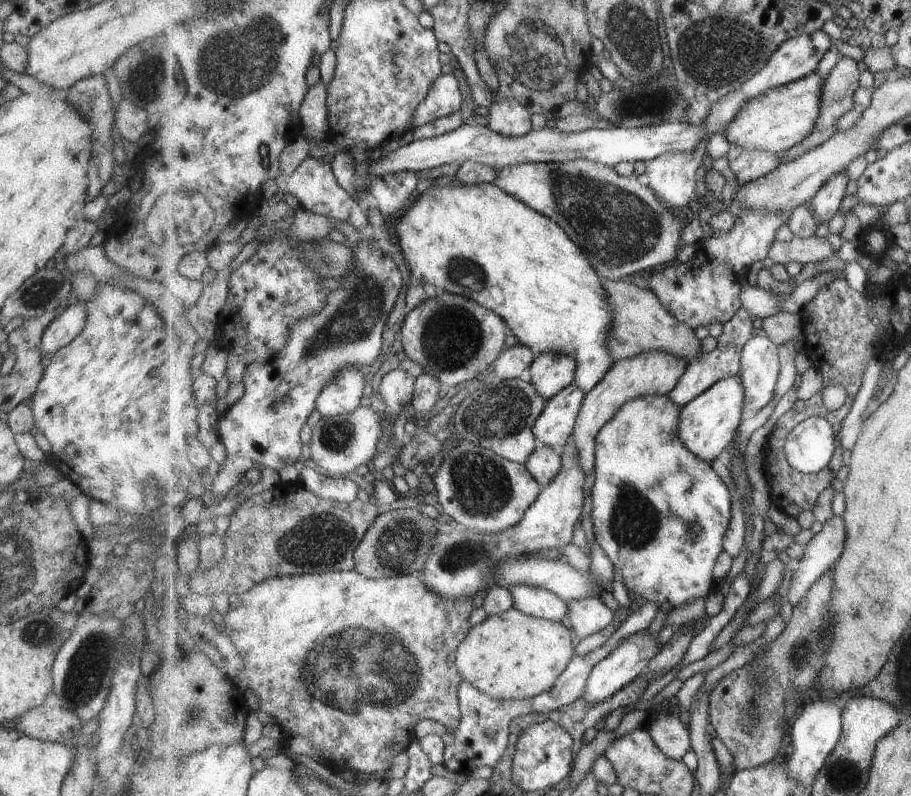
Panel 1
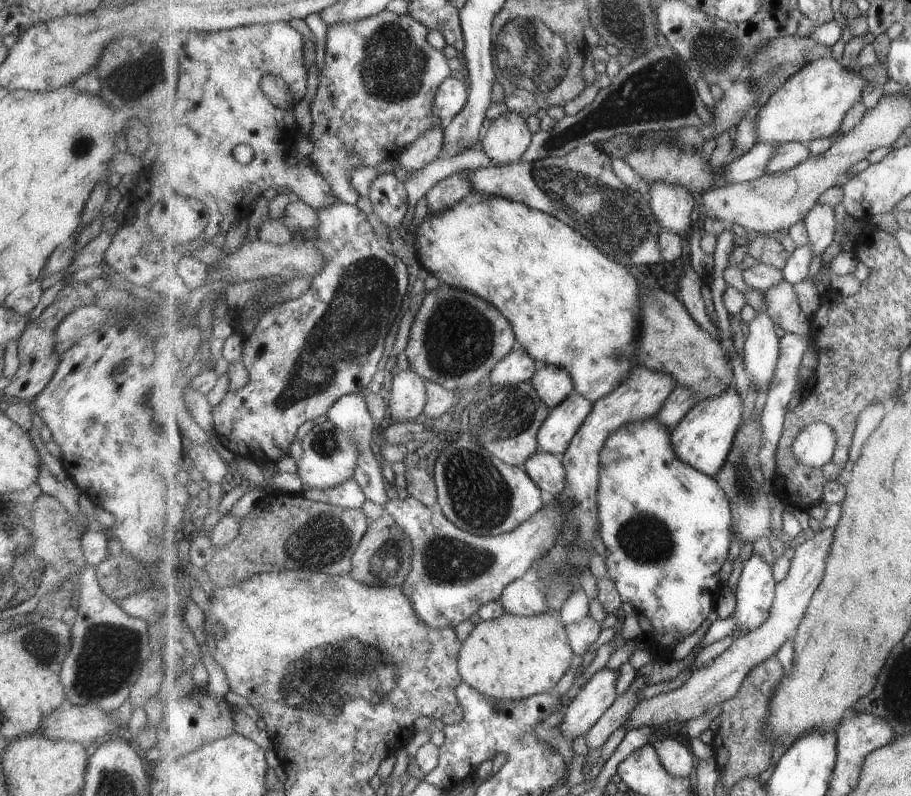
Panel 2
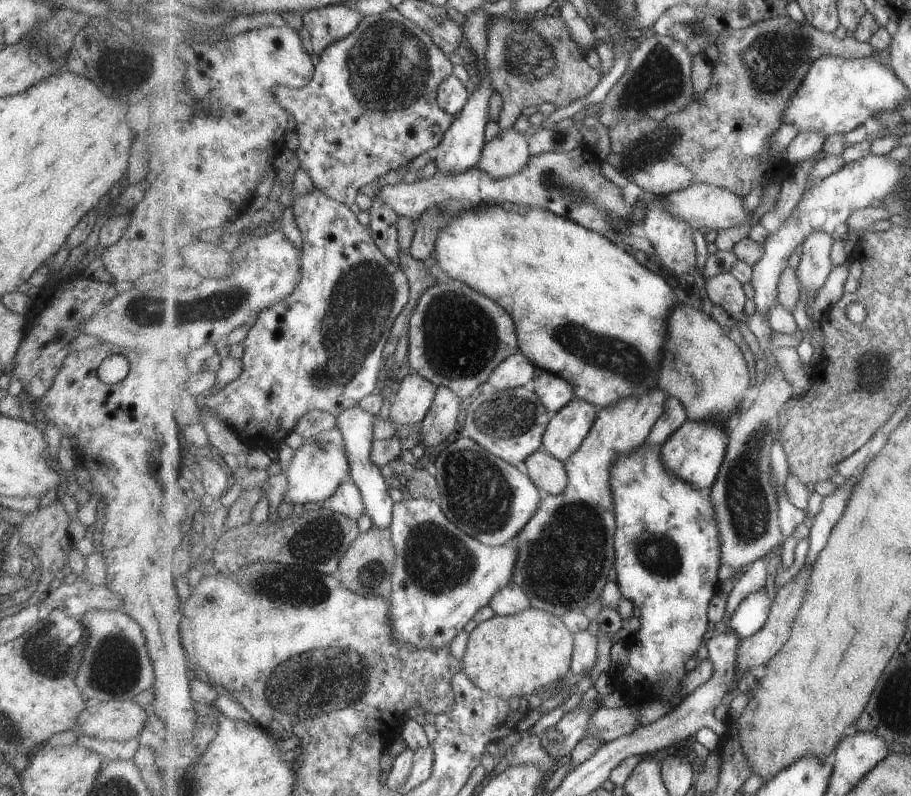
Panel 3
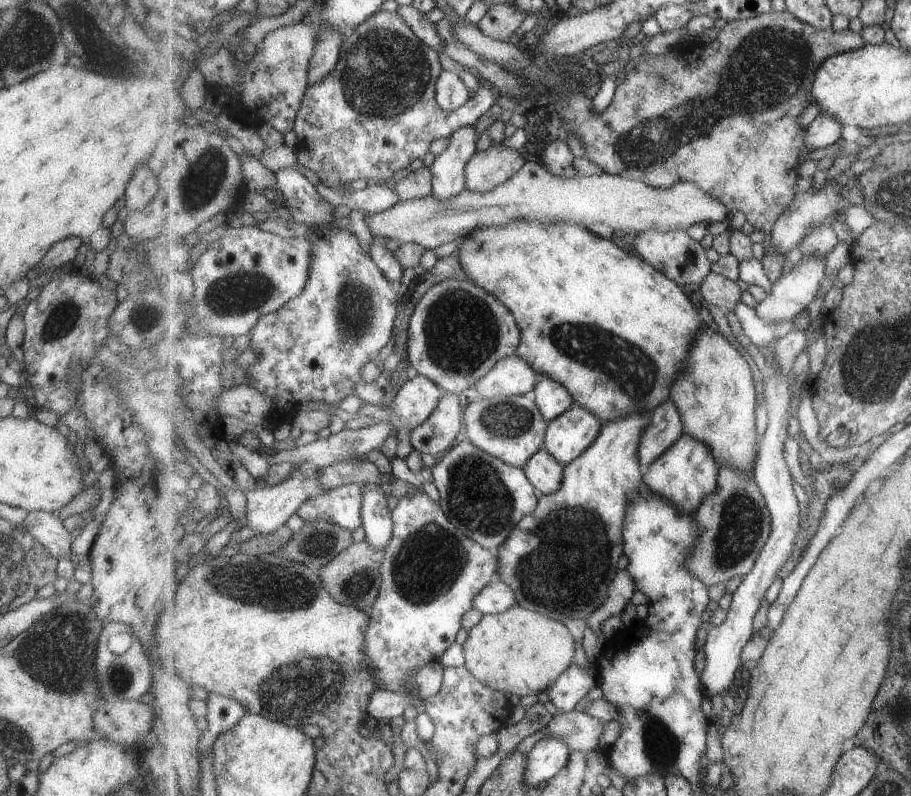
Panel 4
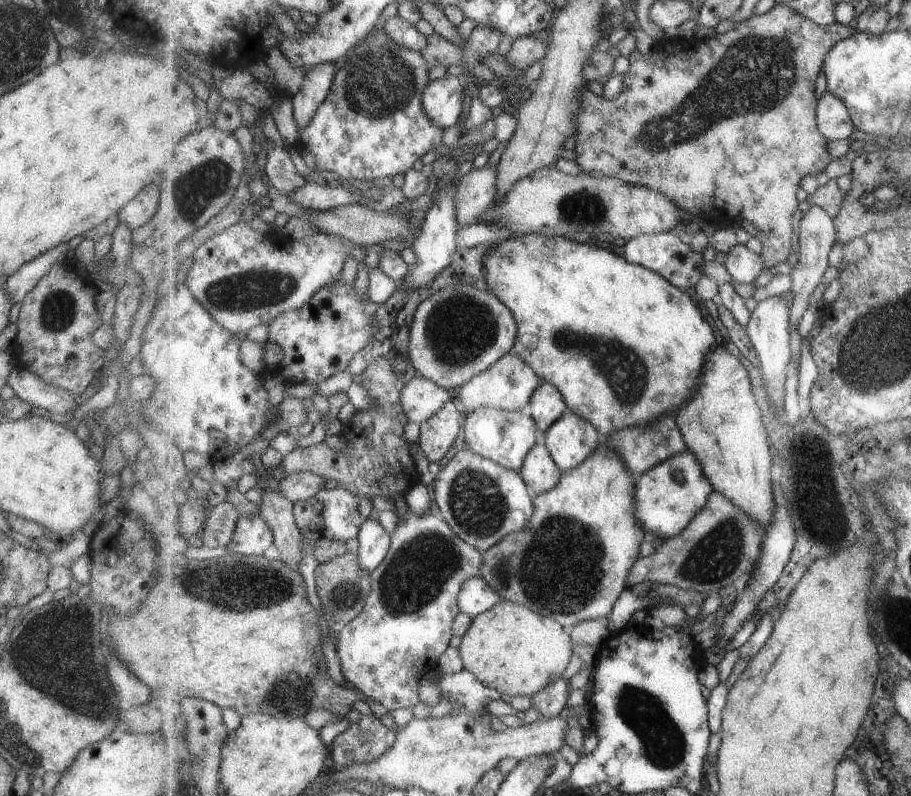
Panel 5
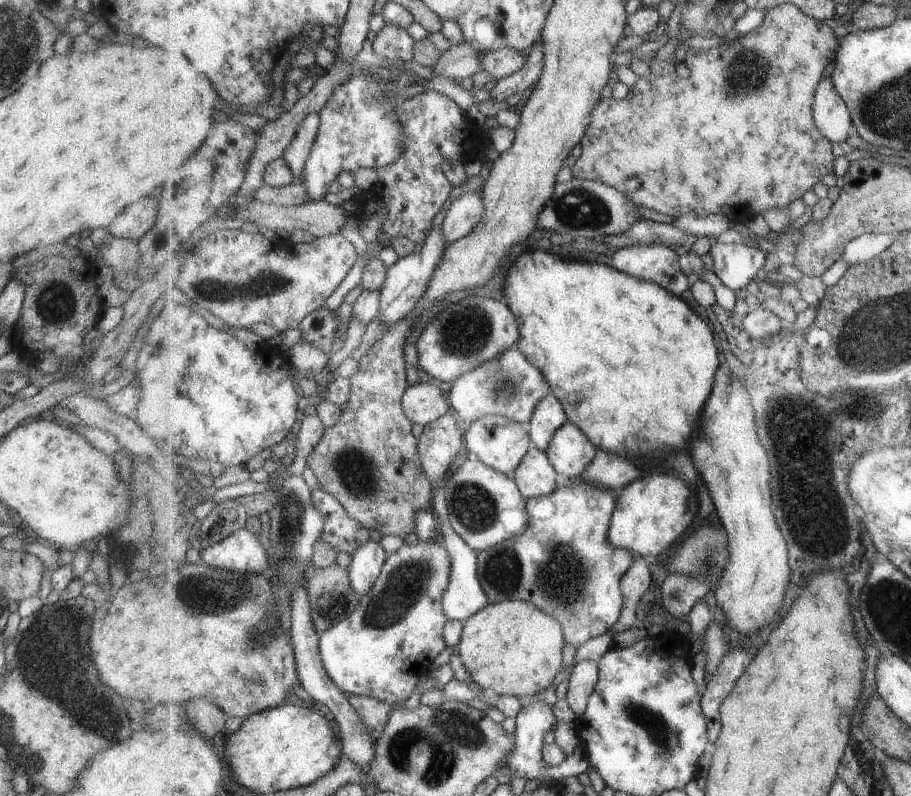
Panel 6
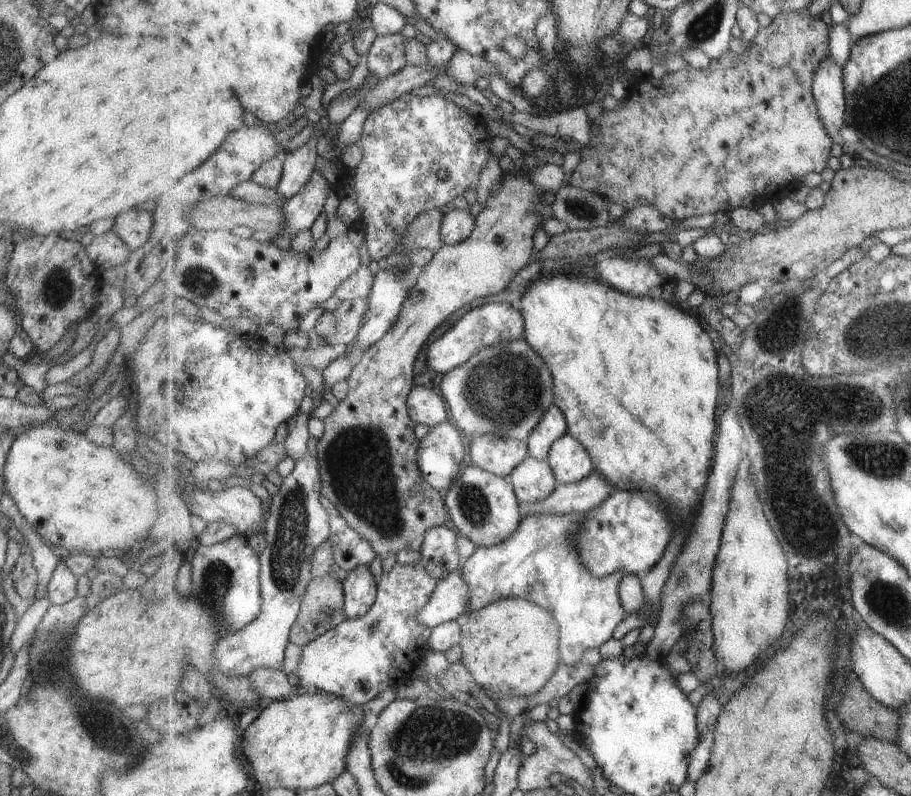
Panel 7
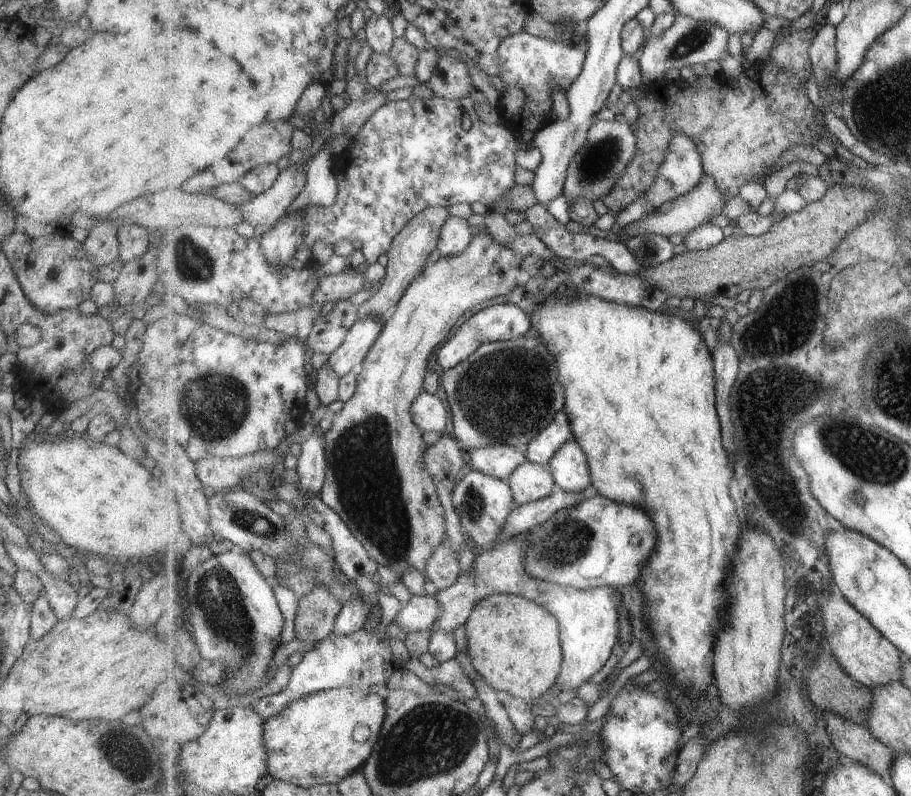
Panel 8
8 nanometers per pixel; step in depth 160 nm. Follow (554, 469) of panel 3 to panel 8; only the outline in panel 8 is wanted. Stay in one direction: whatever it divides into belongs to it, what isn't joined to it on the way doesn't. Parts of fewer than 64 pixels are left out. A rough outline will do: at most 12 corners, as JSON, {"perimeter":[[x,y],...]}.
{"perimeter":[[527,460],[508,481],[517,505],[550,497],[556,478]]}

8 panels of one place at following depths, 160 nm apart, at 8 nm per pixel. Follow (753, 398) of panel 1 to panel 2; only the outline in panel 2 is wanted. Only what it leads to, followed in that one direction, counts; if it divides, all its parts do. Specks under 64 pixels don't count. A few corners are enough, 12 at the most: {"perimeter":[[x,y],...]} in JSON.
{"perimeter":[[766,310],[750,322],[744,368],[756,389],[771,384],[779,341]]}

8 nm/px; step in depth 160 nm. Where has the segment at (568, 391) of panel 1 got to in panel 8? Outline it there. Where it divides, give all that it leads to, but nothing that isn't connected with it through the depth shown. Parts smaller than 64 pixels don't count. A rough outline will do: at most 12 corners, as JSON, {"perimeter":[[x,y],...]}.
{"perimeter":[[568,440],[547,464],[561,488],[591,494],[588,454]]}

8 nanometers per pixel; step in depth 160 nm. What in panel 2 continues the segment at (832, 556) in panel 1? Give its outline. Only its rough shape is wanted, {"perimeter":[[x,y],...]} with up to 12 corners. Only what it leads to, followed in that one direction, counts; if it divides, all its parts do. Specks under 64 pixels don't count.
{"perimeter":[[835,532],[799,541],[772,614],[625,730],[694,720],[737,695],[798,630]]}

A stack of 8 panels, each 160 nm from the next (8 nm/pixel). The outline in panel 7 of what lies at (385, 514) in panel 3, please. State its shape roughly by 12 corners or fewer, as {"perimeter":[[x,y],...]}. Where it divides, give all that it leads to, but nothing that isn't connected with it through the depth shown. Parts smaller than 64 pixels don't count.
{"perimeter":[[368,566],[344,581],[349,619],[367,614],[378,595]]}

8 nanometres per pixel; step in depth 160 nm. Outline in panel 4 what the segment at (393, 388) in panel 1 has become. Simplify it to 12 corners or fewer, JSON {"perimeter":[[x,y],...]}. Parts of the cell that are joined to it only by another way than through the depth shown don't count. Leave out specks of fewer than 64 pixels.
{"perimeter":[[422,375],[408,380],[391,408],[365,402],[354,416],[391,422],[397,456],[413,452],[409,434],[448,394]]}

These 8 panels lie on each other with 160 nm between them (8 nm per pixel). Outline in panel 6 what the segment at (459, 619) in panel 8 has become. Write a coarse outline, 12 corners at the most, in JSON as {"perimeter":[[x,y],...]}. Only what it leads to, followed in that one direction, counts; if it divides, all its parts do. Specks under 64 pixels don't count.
{"perimeter":[[581,475],[478,553],[490,602],[524,600],[578,648],[623,612],[636,559]]}

